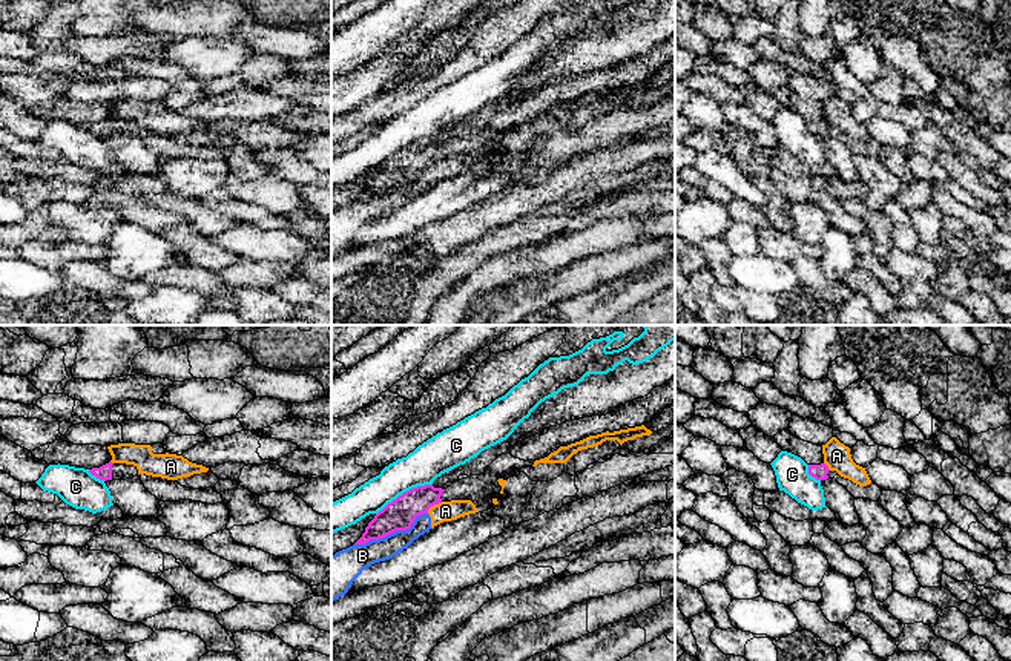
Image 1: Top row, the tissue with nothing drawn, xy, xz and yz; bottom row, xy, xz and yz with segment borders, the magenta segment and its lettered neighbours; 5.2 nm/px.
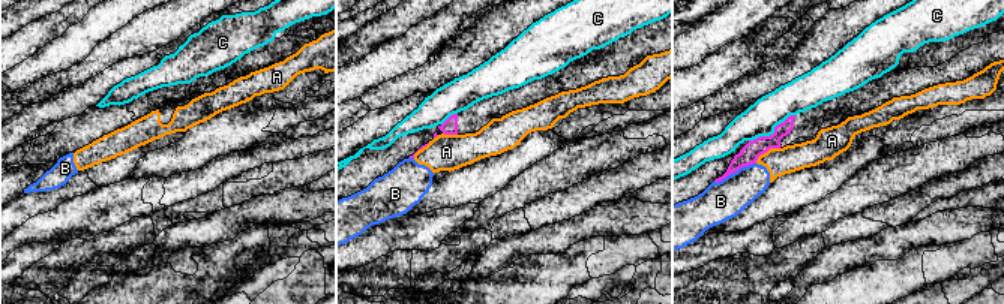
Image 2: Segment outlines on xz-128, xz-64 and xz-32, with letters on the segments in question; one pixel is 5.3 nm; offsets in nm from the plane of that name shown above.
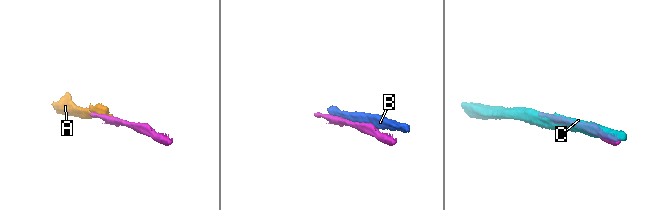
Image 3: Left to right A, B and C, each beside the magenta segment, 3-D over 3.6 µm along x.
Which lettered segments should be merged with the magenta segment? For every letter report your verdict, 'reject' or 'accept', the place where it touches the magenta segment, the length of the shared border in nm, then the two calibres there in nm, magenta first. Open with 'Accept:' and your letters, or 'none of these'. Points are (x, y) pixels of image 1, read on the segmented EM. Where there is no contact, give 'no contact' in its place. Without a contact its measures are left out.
Accept: none of these
A: reject; contact xz (434, 503); length 100 nm; calibres 160 and 110 nm
B: reject; contact xz (391, 532); length 420 nm; calibres 160 and 150 nm
C: reject; contact xz (404, 493); length 340 nm; calibres 160 and 200 nm

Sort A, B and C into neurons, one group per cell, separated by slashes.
A B / C

